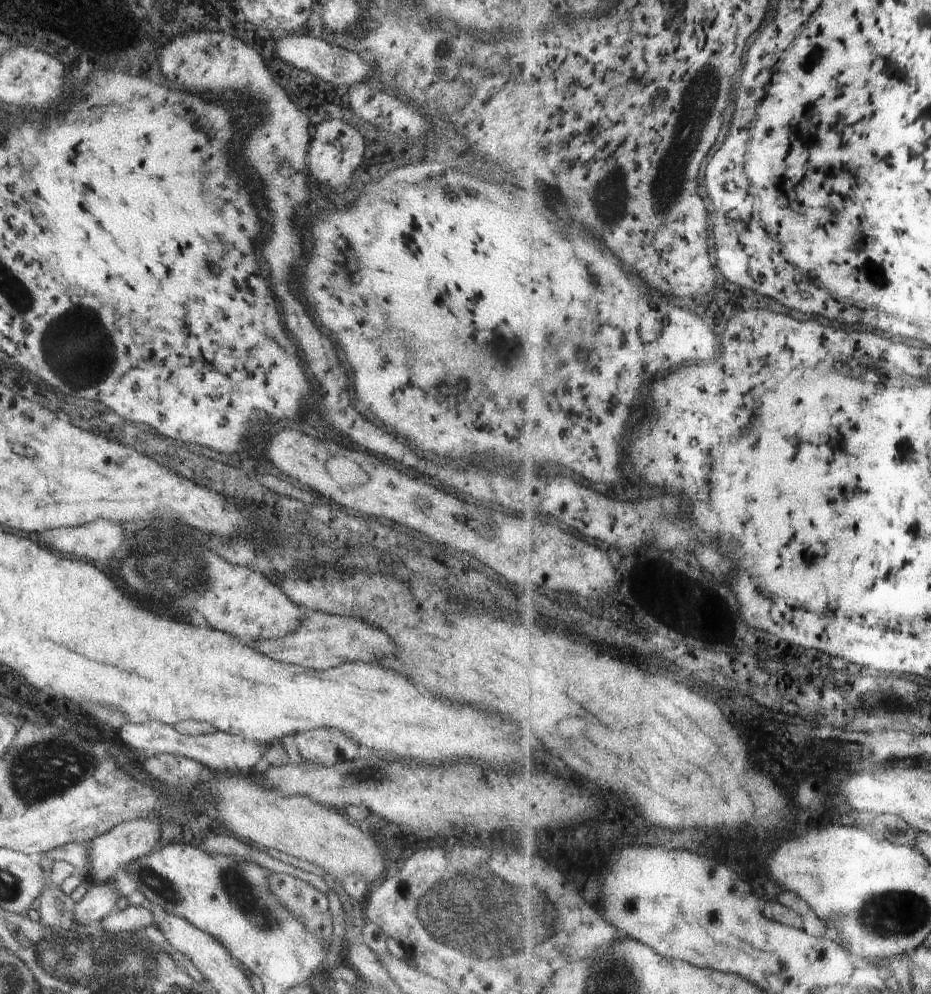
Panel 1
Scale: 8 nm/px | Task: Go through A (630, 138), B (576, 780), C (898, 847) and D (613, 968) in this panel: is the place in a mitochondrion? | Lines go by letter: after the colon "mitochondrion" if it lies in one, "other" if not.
A: other
B: other
C: other
D: mitochondrion

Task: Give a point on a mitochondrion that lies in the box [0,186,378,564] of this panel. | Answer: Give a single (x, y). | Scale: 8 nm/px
(83, 349)

